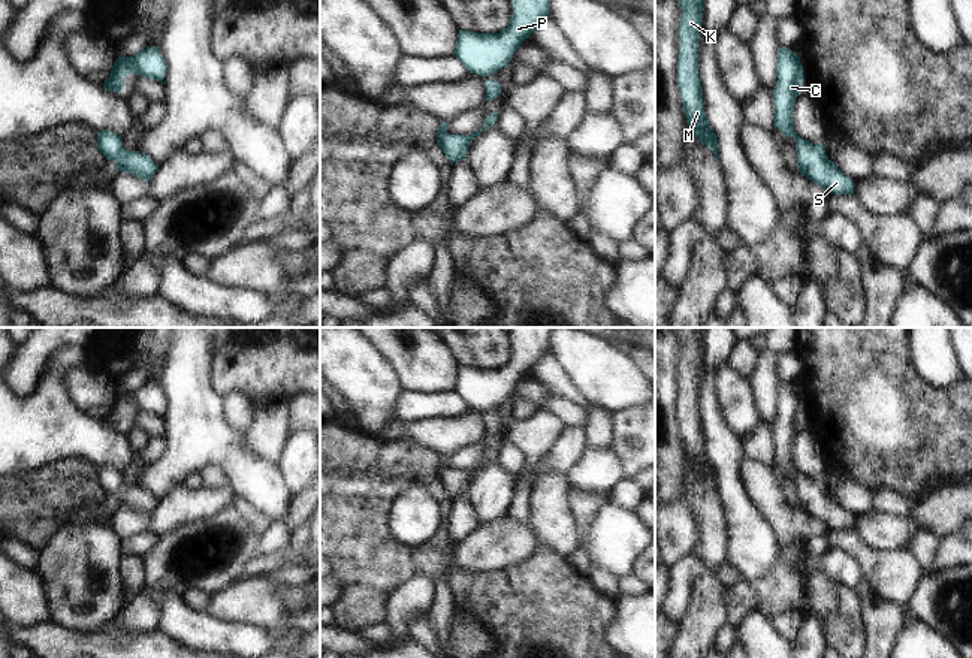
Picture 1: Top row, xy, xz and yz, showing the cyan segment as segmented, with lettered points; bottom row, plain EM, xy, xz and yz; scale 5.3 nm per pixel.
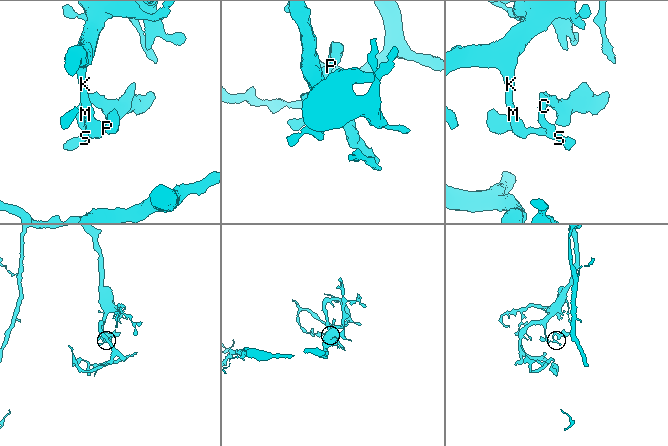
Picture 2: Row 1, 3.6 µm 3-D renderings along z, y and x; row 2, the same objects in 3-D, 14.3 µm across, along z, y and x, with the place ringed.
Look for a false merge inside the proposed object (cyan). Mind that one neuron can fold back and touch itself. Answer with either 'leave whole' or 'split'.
leave whole

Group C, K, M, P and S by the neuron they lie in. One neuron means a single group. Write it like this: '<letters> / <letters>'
C K M P S

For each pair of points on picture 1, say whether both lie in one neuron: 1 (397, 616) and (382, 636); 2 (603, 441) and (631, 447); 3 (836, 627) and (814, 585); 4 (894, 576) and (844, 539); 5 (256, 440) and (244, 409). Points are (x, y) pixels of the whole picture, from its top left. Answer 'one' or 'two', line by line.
1: two
2: two
3: one
4: one
5: two

